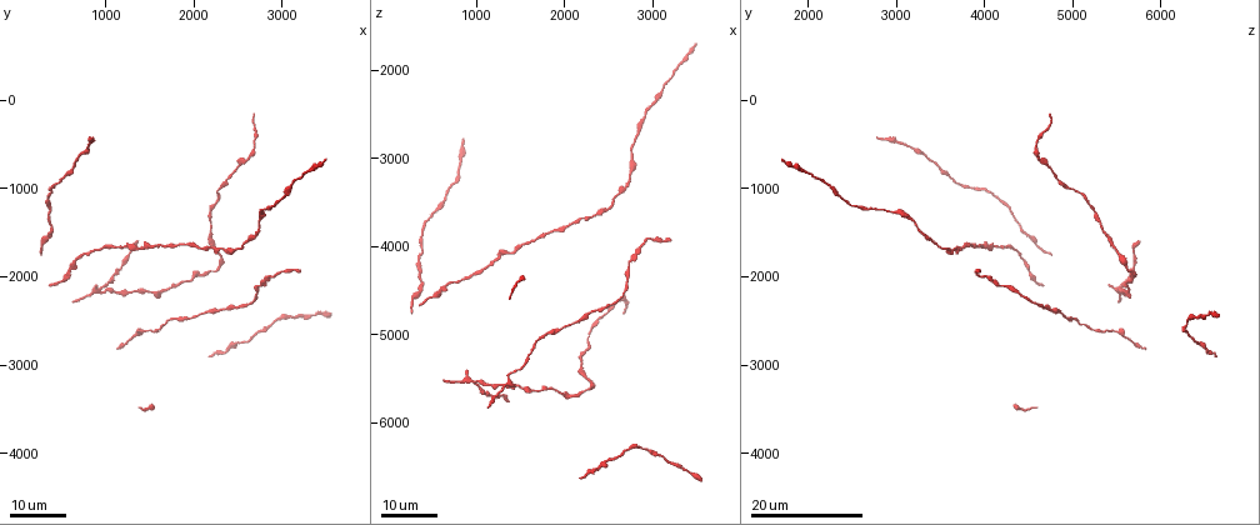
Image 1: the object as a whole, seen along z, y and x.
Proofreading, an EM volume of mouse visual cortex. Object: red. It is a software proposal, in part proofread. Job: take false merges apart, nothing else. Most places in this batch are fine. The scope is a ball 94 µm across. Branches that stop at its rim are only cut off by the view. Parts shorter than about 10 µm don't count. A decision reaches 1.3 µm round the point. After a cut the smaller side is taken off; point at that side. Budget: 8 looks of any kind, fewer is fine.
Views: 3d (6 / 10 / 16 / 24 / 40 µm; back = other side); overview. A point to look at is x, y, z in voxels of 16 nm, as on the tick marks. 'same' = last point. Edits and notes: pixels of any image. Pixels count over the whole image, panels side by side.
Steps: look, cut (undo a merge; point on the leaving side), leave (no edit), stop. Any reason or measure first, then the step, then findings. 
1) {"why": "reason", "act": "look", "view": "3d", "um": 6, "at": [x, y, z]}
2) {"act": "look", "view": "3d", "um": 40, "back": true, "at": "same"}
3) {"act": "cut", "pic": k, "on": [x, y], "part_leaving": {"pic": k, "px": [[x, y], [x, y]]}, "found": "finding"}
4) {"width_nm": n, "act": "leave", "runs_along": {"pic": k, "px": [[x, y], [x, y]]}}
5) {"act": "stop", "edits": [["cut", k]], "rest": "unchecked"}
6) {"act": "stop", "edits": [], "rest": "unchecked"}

{"why": "narrows sharply", "act": "look", "view": "3d", "um": 24, "at": [2250, 1150, 5150]}

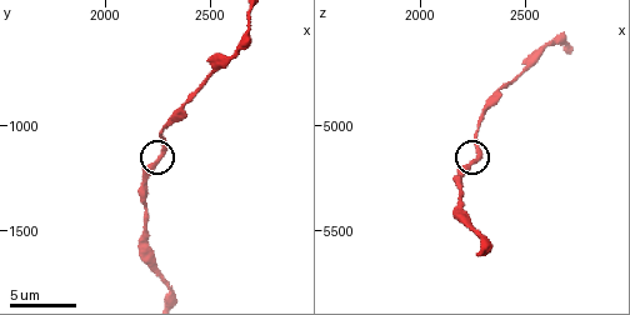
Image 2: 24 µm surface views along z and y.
{"act": "look", "view": "3d", "um": 6, "at": [2240, 1160, 5170]}

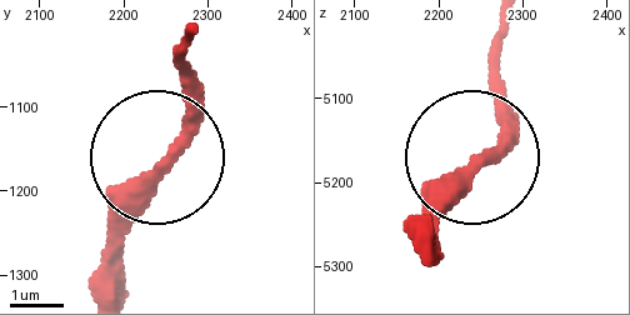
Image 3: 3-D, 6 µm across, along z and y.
{"act": "leave", "found": "all the same cell"}

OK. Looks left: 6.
{"act": "look", "view": "3d", "um": 24, "at": [2850, 2550, 6300]}

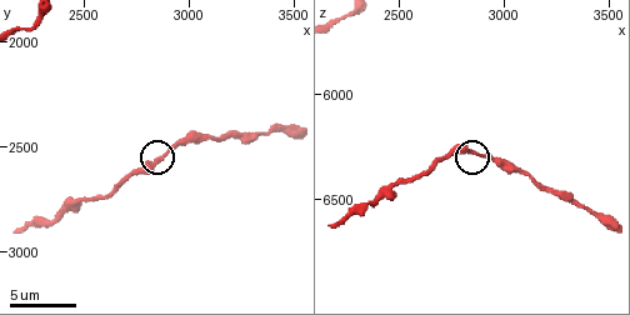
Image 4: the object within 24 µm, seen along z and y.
{"act": "look", "view": "3d", "um": 10, "at": [2830, 2580, 6270]}

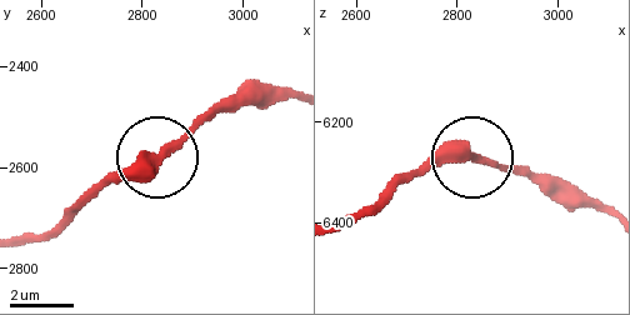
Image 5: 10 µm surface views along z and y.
{"act": "leave", "found": "all the same cell"}

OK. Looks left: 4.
{"act": "look", "view": "3d", "um": 24, "at": [1550, 2200, 5600]}

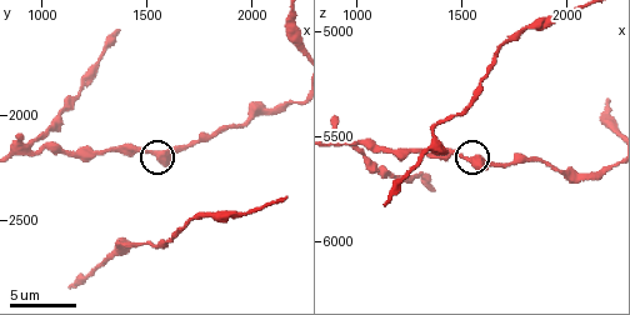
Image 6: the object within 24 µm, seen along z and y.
{"act": "look", "view": "3d", "um": 10, "at": [1580, 2190, 5610]}

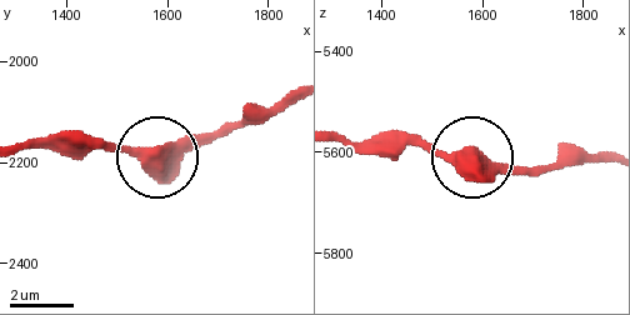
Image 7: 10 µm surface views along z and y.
{"side_arm_um": 22, "act": "leave", "found": "continuous, no second cell"}

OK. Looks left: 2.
{"why": "three arms meet", "act": "look", "view": "3d", "um": 10, "at": [1010, 2150, 5540]}

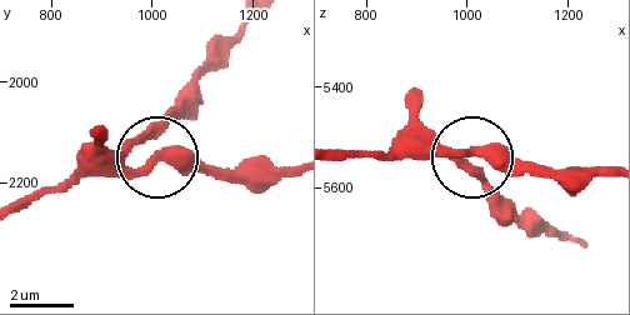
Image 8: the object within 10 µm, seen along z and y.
{"act": "leave", "found": "continuous, no second cell"}

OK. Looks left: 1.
{"act": "stop", "edits": [], "rest": "unchecked"}

